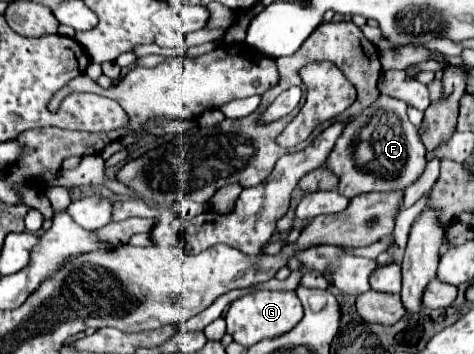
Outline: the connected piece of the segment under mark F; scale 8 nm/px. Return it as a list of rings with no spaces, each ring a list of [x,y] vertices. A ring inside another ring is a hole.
[[[380,94],[372,106],[356,114],[334,144],[334,150],[322,164],[338,178],[338,194],[352,198],[366,192],[394,192],[414,184],[426,170],[426,148],[418,130],[410,124],[406,102]],[[362,146],[370,148],[370,160],[362,160]]]

